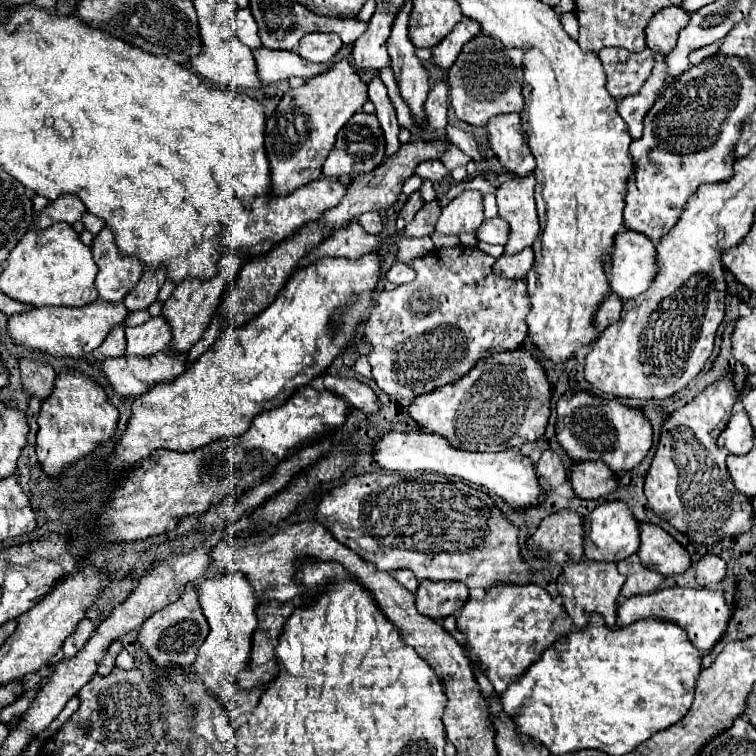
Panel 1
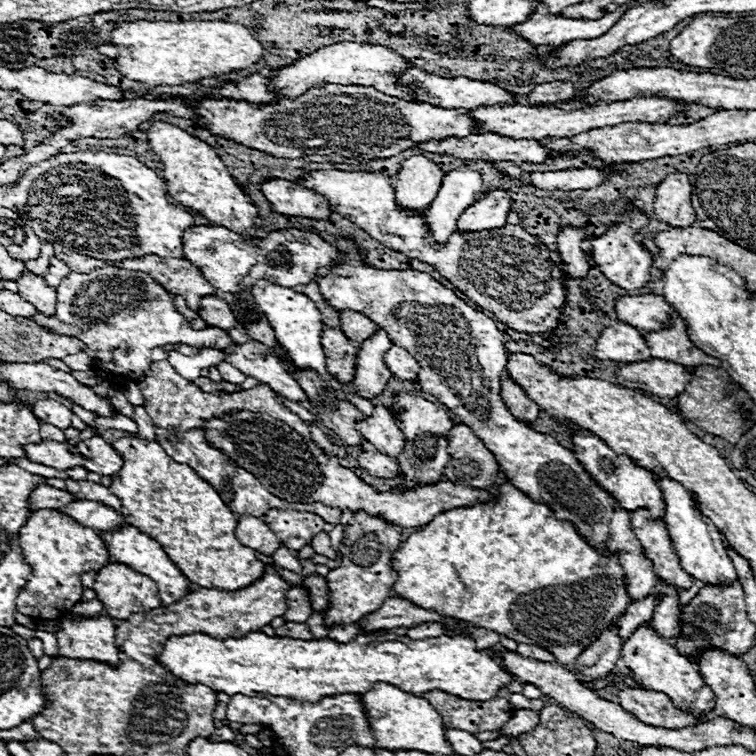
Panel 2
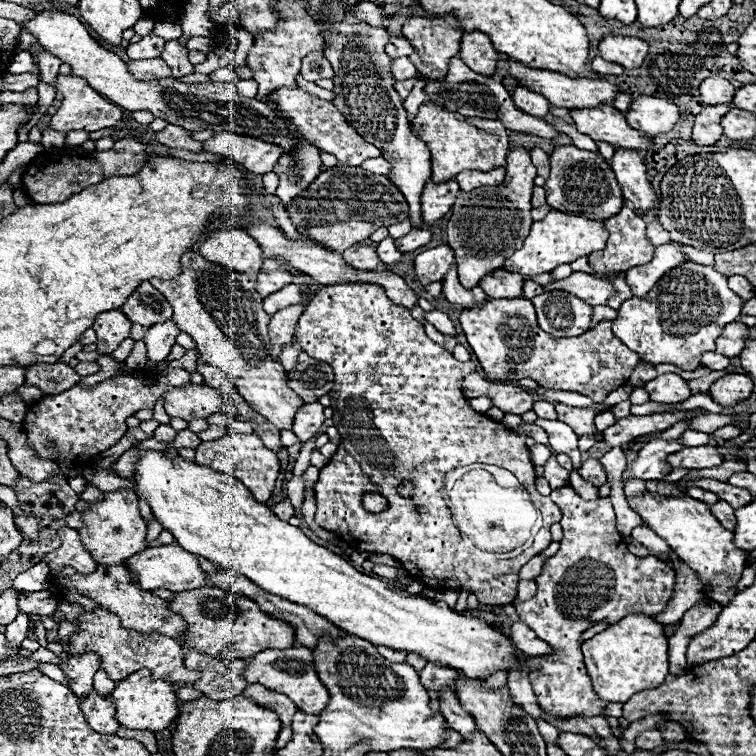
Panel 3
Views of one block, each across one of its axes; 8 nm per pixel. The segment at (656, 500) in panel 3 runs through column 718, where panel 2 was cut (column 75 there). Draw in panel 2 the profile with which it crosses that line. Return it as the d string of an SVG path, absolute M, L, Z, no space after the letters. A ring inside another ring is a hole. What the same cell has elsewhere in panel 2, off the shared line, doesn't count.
M58 510L32 512L18 532L18 538L24 562L30 564L34 574L30 574L30 582L26 582L22 588L16 608L18 612L36 620L56 620L66 614L76 602L82 600L84 586L80 584L80 574L100 570L110 562L108 550L96 530L76 524Z

